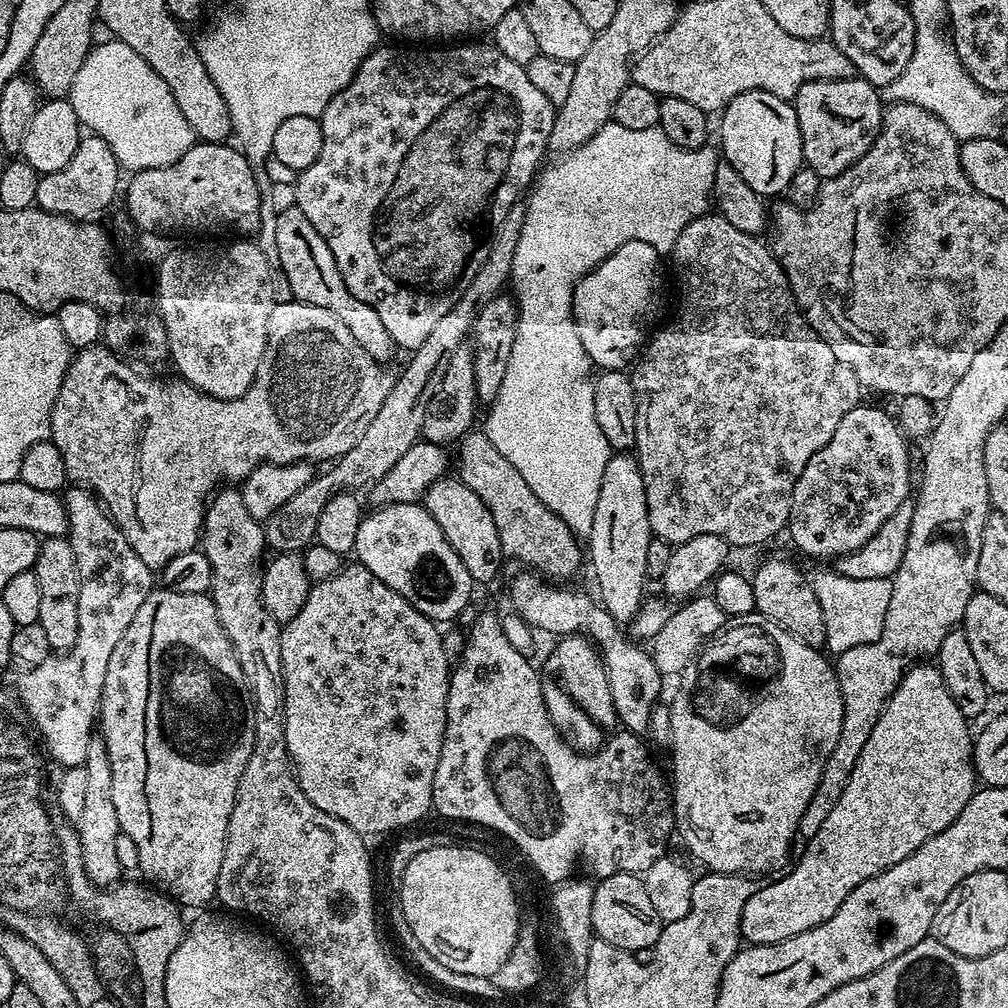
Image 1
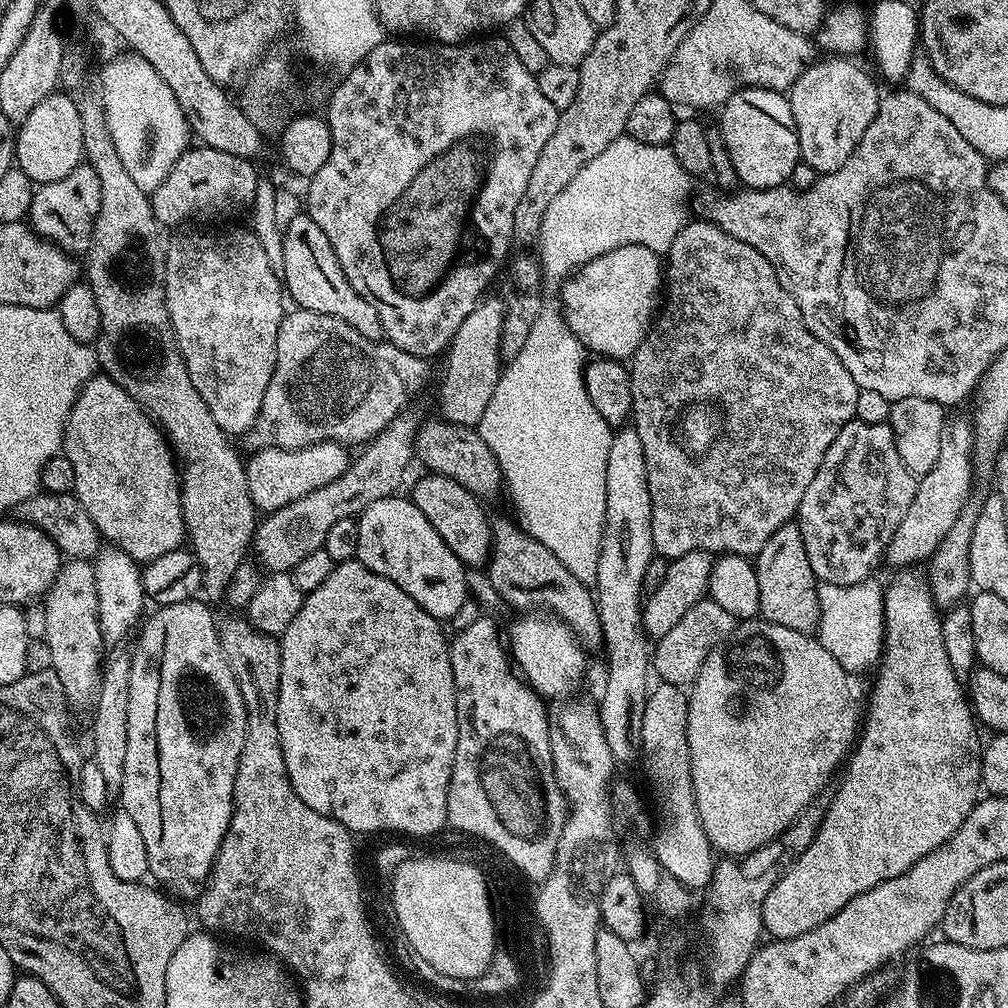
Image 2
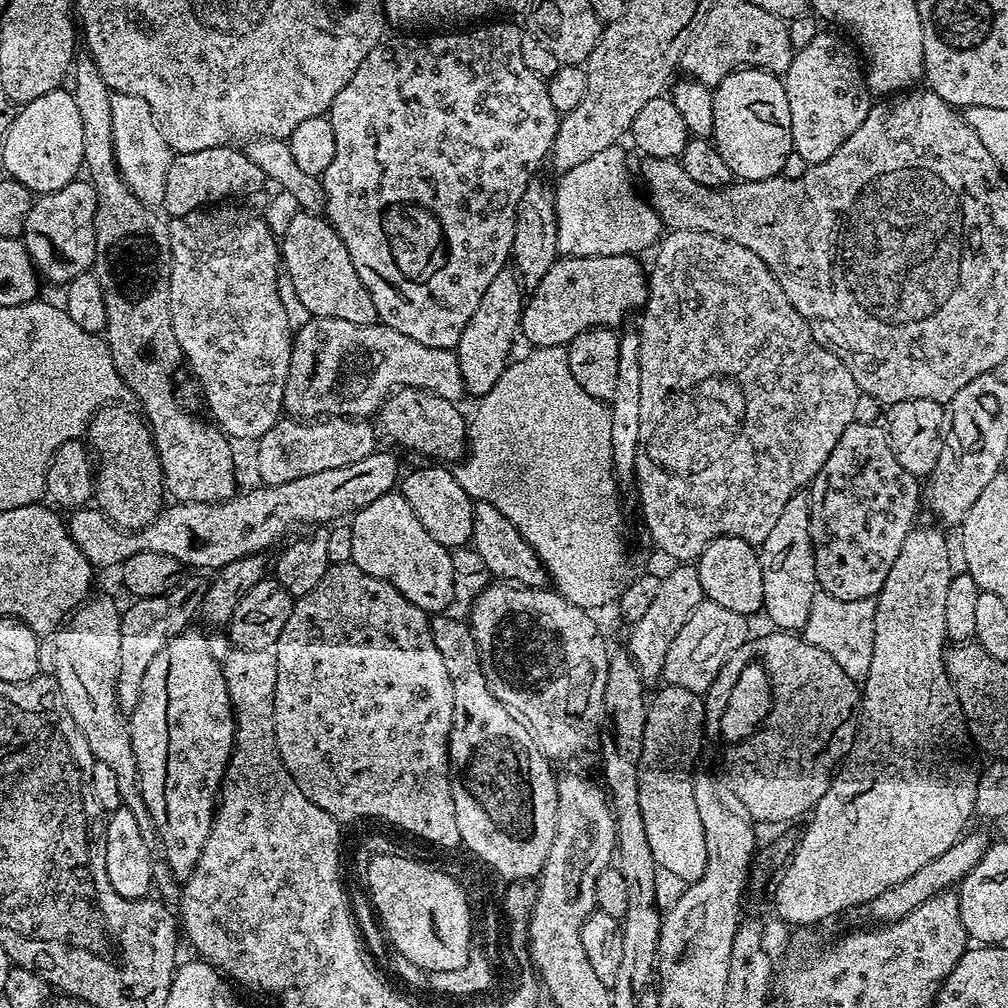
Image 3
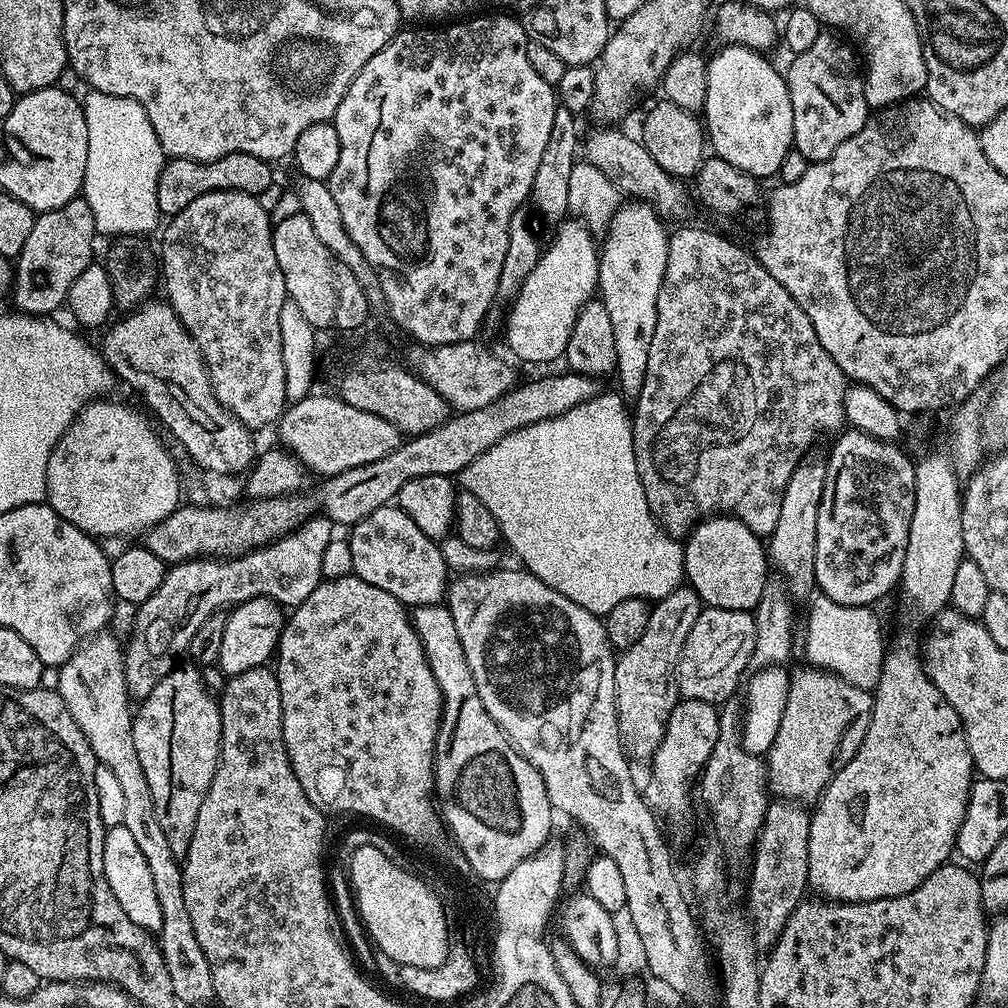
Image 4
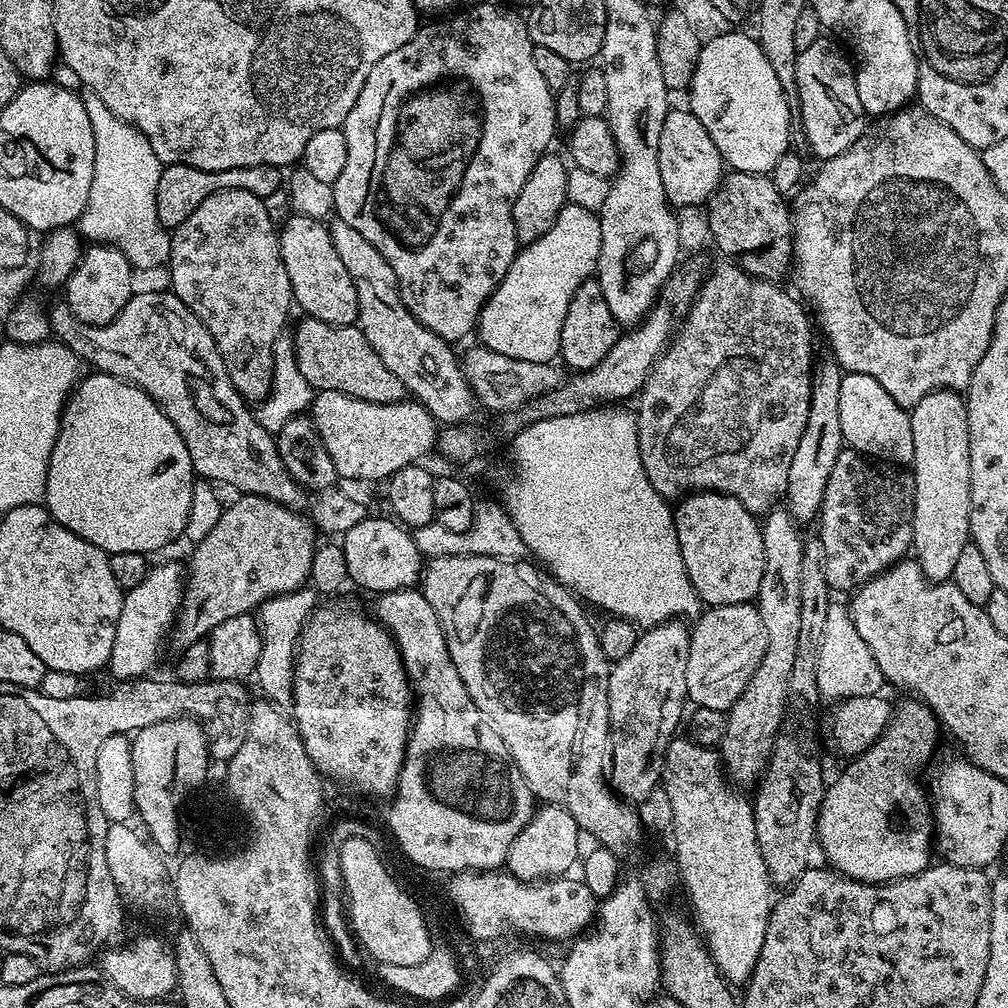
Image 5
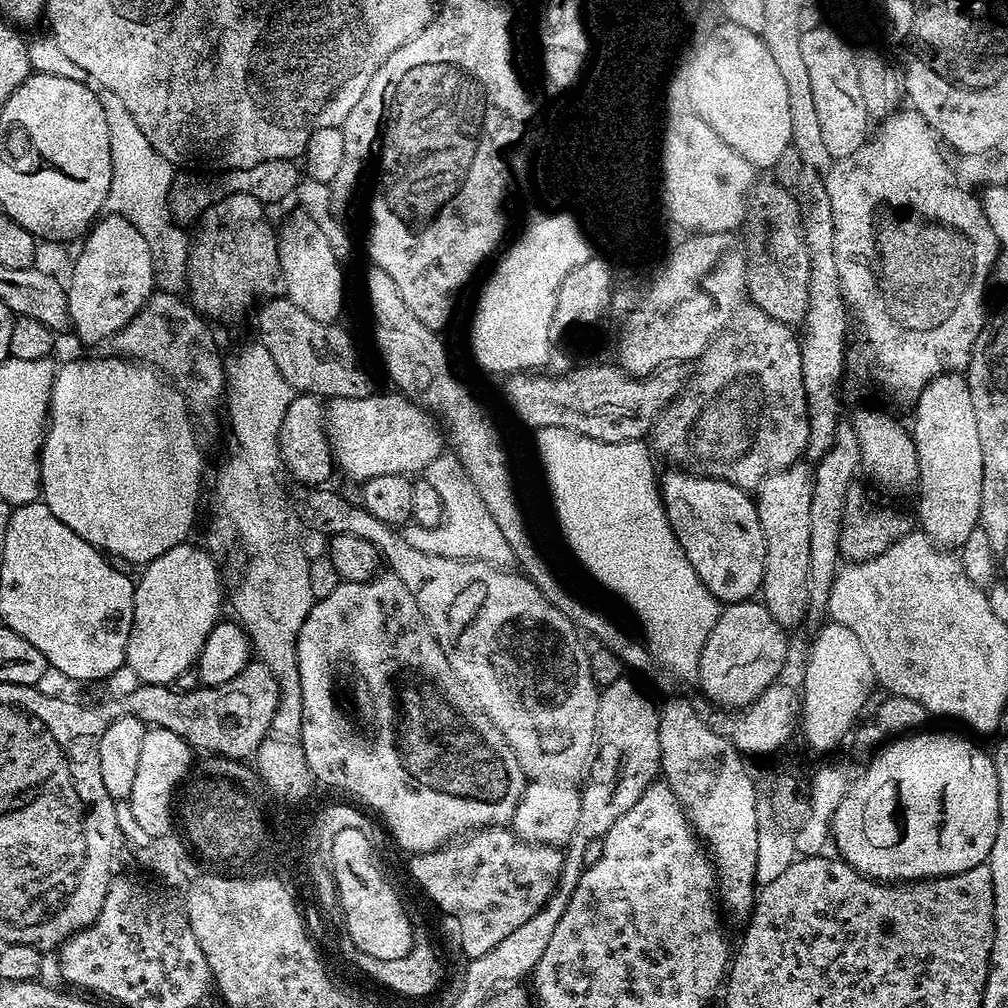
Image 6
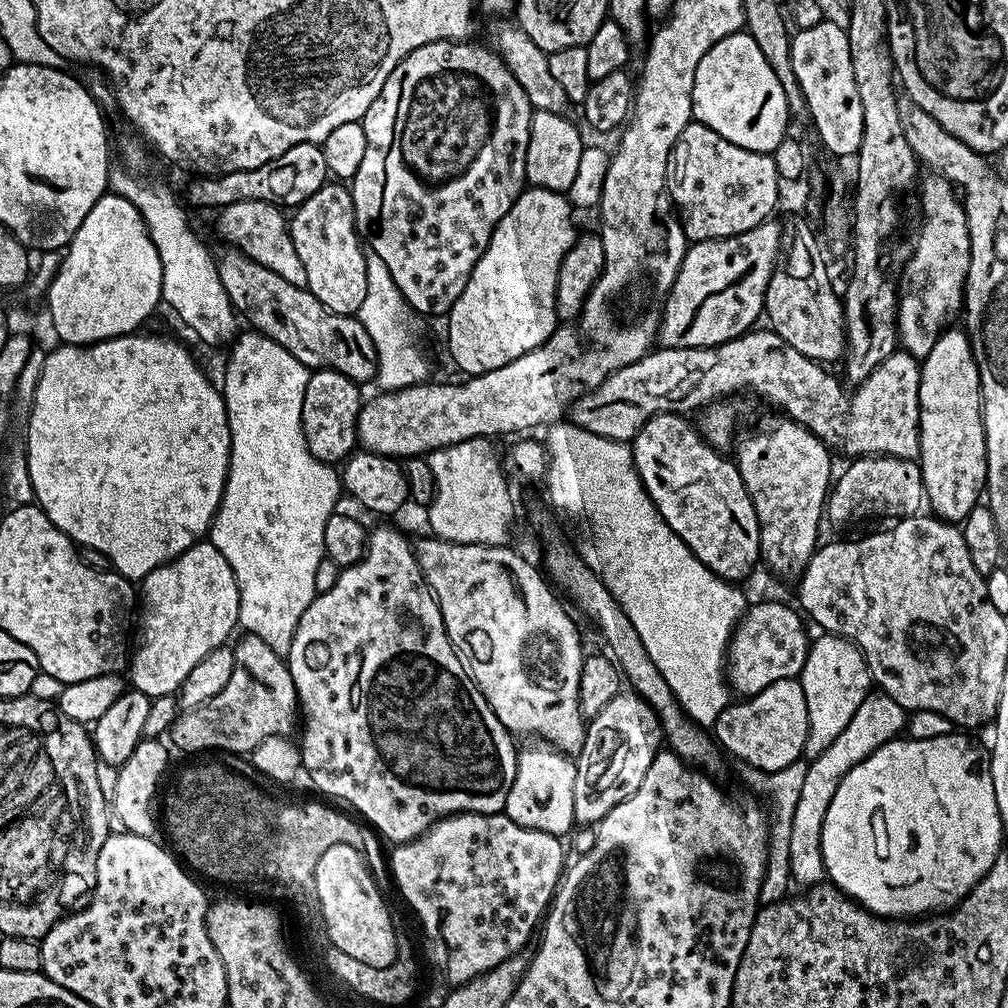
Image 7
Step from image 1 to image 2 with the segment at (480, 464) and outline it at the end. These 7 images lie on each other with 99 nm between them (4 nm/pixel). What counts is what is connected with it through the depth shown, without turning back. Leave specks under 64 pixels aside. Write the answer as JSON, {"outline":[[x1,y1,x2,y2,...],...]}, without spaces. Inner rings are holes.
{"outline":[[435,418,422,423,416,430,414,456,417,461,425,464,429,473,445,476,458,486,470,490,477,498,492,496,501,491,502,477,500,467,486,442,480,437,475,427,467,424,456,424,453,420]]}

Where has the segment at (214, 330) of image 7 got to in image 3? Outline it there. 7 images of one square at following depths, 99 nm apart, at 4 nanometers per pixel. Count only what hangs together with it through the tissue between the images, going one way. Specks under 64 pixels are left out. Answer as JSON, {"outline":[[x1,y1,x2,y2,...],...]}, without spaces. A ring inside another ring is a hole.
{"outline":[[117,92,112,96,112,137,116,161,130,190,144,204,163,205,166,174,174,153,166,142,152,107,141,96,132,96,128,92]]}

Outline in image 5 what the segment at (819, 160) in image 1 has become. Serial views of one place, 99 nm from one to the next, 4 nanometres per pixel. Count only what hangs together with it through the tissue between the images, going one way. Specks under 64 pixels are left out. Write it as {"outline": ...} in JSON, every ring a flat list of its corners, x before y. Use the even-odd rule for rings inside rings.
{"outline":[[821,38,797,51,795,99,800,100,798,124,804,127,804,136,813,154,820,156,821,161,850,150,865,130,866,113,858,100,856,80,853,61,848,61,843,50,832,40]]}

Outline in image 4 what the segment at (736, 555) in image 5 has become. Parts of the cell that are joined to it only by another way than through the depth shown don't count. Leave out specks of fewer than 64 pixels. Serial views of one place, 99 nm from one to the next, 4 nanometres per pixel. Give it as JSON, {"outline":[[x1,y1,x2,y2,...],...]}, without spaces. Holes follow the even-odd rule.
{"outline":[[712,514,700,520,688,532,683,545,684,575,687,583,698,593,707,607,739,612,755,609,756,603,762,598,762,590,770,582,770,576,768,576,770,557,766,551,765,541,757,536,754,530,750,530,750,526,743,524,736,515]]}

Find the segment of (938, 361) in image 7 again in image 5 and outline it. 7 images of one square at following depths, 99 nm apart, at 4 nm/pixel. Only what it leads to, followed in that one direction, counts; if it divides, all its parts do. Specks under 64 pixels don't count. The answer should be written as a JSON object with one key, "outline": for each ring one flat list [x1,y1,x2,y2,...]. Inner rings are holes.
{"outline":[[941,390,926,394,910,413,914,434,910,476,916,482,911,551,926,579,944,582,951,577,958,554,970,543,968,405,959,391]]}

